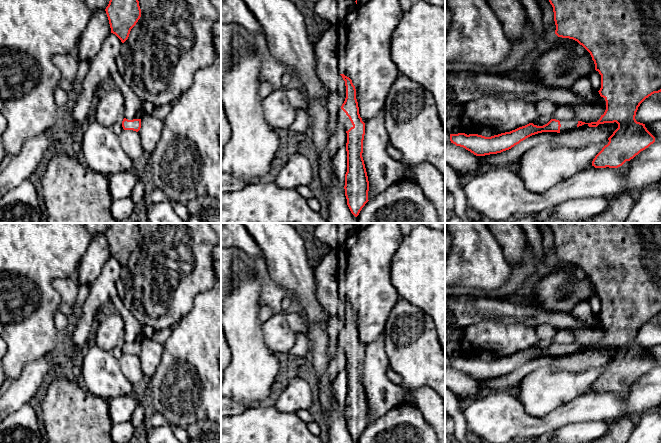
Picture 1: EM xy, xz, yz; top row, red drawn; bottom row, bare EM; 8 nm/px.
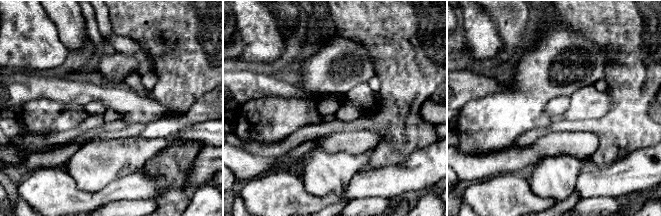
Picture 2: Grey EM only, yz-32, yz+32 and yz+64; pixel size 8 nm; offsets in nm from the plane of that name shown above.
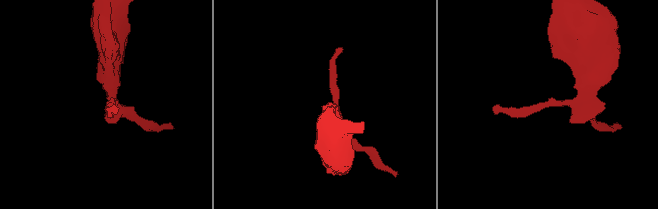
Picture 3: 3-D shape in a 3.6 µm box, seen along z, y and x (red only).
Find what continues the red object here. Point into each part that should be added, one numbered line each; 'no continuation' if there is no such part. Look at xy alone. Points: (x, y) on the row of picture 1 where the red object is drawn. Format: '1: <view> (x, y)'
no continuation

